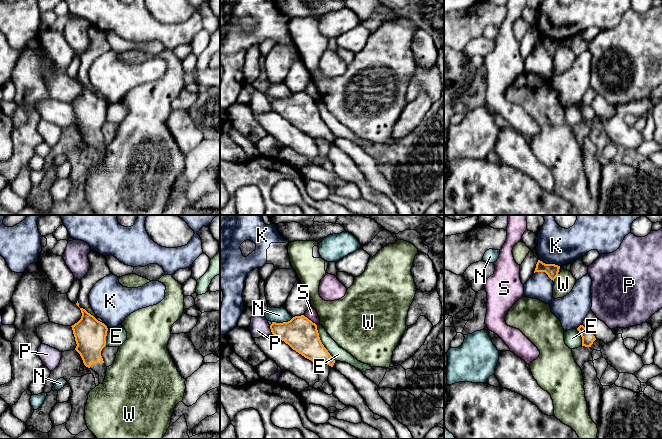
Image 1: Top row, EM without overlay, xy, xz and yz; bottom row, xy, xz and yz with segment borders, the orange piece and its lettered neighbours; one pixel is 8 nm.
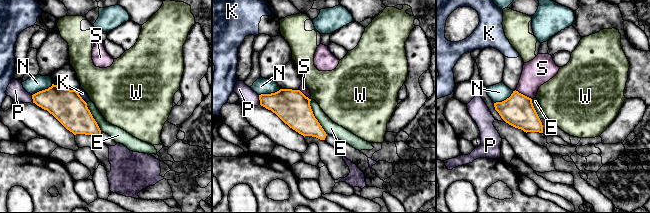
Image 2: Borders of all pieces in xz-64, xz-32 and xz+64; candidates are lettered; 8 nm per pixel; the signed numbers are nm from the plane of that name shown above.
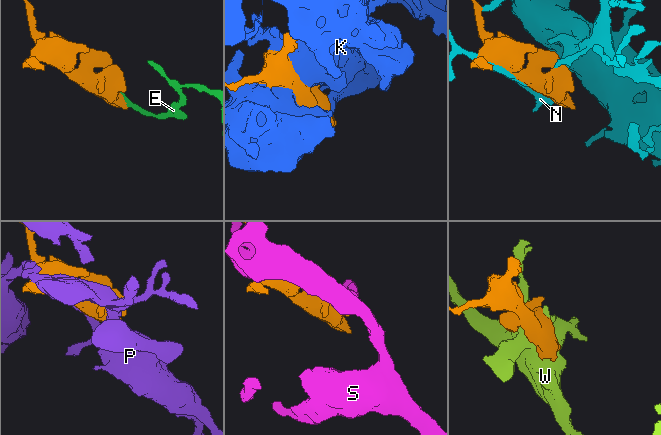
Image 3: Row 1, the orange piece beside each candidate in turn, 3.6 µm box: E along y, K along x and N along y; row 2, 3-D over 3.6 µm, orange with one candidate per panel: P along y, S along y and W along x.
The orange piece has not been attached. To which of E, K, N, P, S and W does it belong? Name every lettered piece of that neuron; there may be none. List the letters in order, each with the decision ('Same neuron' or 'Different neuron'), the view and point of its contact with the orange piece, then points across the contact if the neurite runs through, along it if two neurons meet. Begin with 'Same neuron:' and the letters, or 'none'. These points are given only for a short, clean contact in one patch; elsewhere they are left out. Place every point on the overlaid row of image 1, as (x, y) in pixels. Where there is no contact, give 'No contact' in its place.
Same neuron: none
E: Different neuron. Touches orange at xz (321, 343). Boundary: xz (316, 325), (321, 343), (335, 360)
K: Different neuron. Touches orange at yz (549, 264)
N: Different neuron. Touches orange at xz (283, 322)
P: Different neuron. Touches orange at xz (270, 328)
S: Different neuron. Touches orange at xz (310, 320)
W: Different neuron. Touches orange at yz (556, 276)

